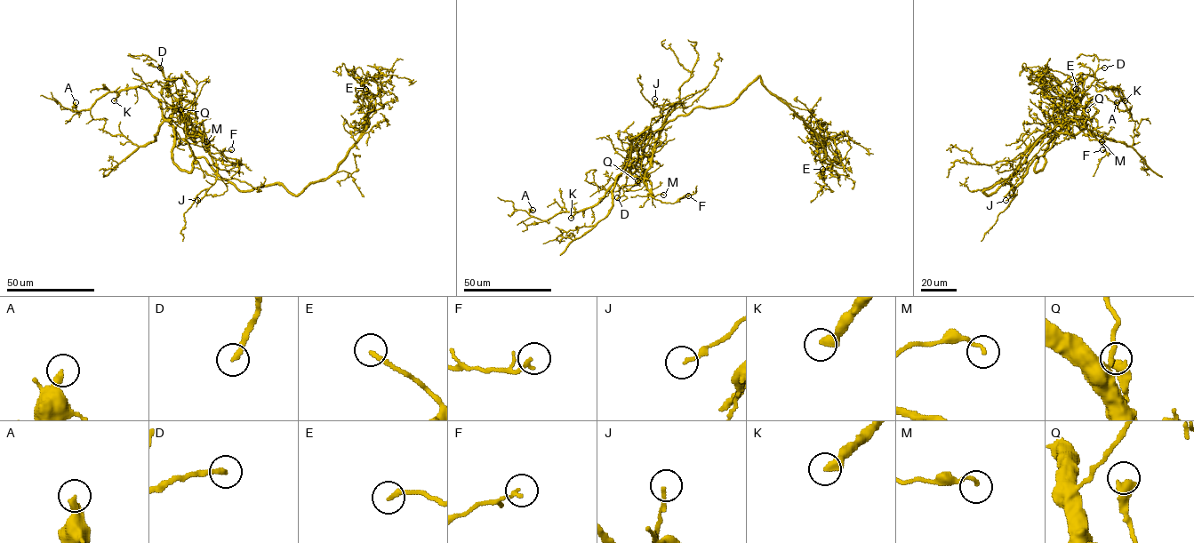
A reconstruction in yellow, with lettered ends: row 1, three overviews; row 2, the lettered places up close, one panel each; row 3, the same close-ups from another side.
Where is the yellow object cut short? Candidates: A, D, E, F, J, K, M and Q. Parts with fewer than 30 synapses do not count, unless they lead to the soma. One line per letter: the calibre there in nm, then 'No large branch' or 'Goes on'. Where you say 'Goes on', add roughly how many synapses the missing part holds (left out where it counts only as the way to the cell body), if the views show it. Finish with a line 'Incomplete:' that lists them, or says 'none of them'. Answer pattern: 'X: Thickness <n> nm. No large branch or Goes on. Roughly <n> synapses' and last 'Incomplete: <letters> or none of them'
A: Thickness 320 nm. No large branch
D: Thickness 240 nm. No large branch
E: Thickness 220 nm. Goes on. Roughly 35 synapses
F: Thickness 180 nm. No large branch
J: Thickness 150 nm. No large branch
K: Thickness 440 nm. Goes on. Roughly 35 synapses
M: Thickness 150 nm. No large branch
Q: Thickness 500 nm. No large branch
Incomplete: E, K

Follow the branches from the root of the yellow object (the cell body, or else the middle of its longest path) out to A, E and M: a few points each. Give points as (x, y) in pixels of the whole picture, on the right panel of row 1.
A: (1013, 190), (1051, 147), (1056, 119), (1068, 110), (1079, 119), (1109, 87), (1127, 109), (1117, 102)
E: (1013, 190), (1004, 183), (989, 195), (983, 192), (1008, 179), (1031, 147), (1061, 123), (1076, 89)
M: (1013, 190), (1021, 182), (1013, 186), (1011, 175), (1021, 156), (1041, 136), (1077, 133), (1086, 129), (1101, 141)

